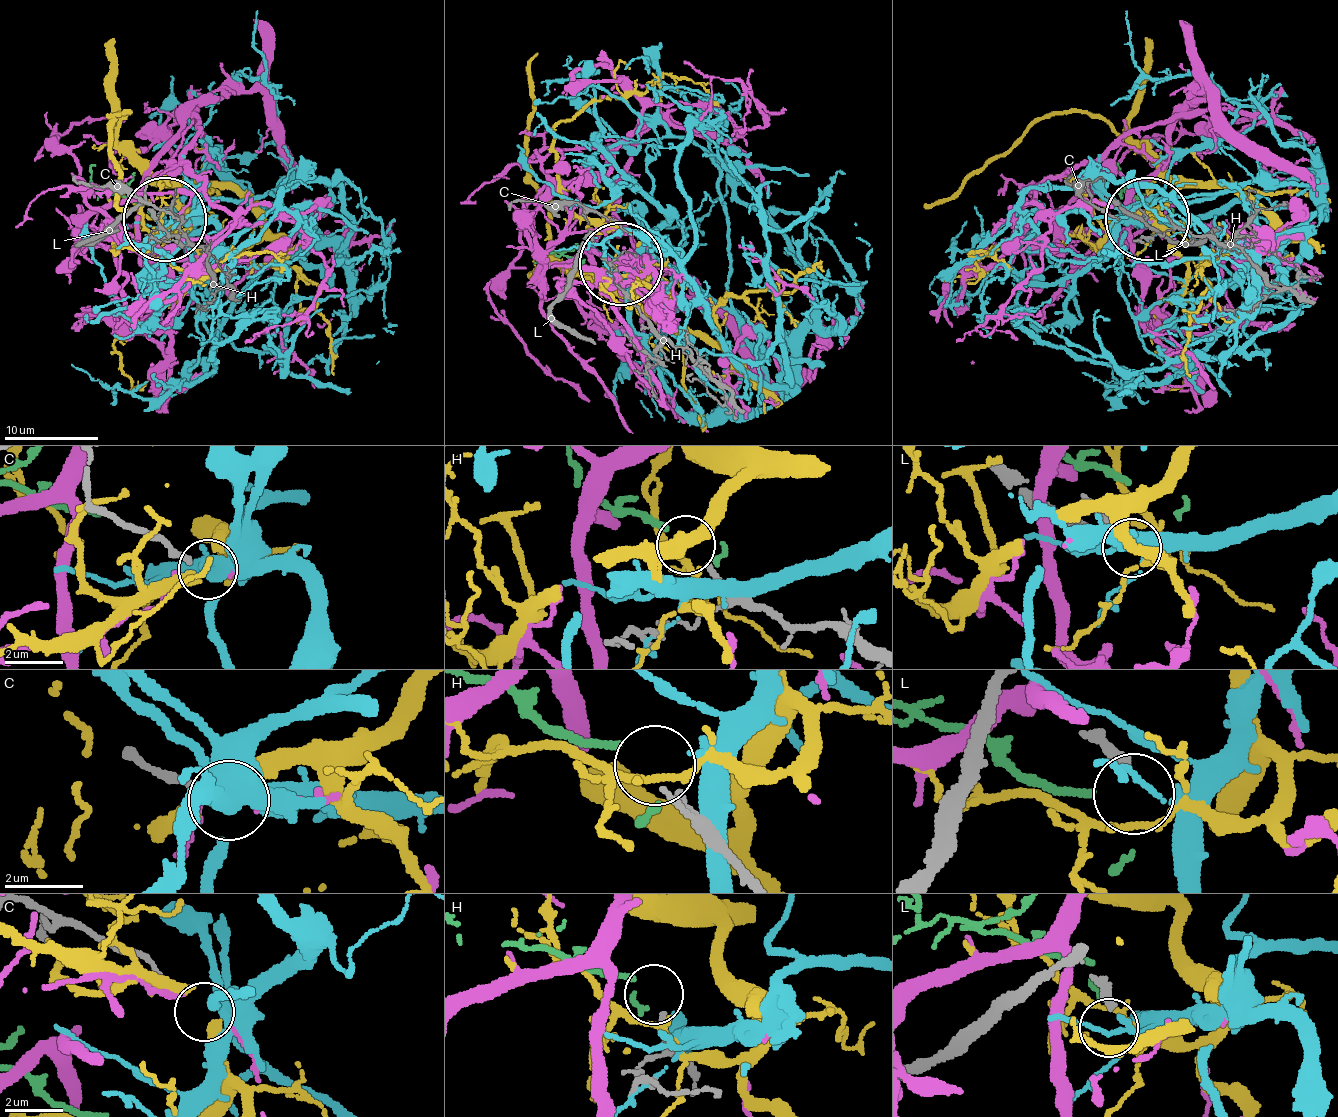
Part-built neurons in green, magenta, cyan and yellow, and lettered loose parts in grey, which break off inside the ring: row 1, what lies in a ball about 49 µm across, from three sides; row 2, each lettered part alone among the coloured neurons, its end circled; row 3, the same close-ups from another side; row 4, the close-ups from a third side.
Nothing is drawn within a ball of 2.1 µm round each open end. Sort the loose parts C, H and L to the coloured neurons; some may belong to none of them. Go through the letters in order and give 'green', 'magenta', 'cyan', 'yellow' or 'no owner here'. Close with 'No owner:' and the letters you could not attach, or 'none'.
C: cyan
H: green
L: no owner here
No owner: L

